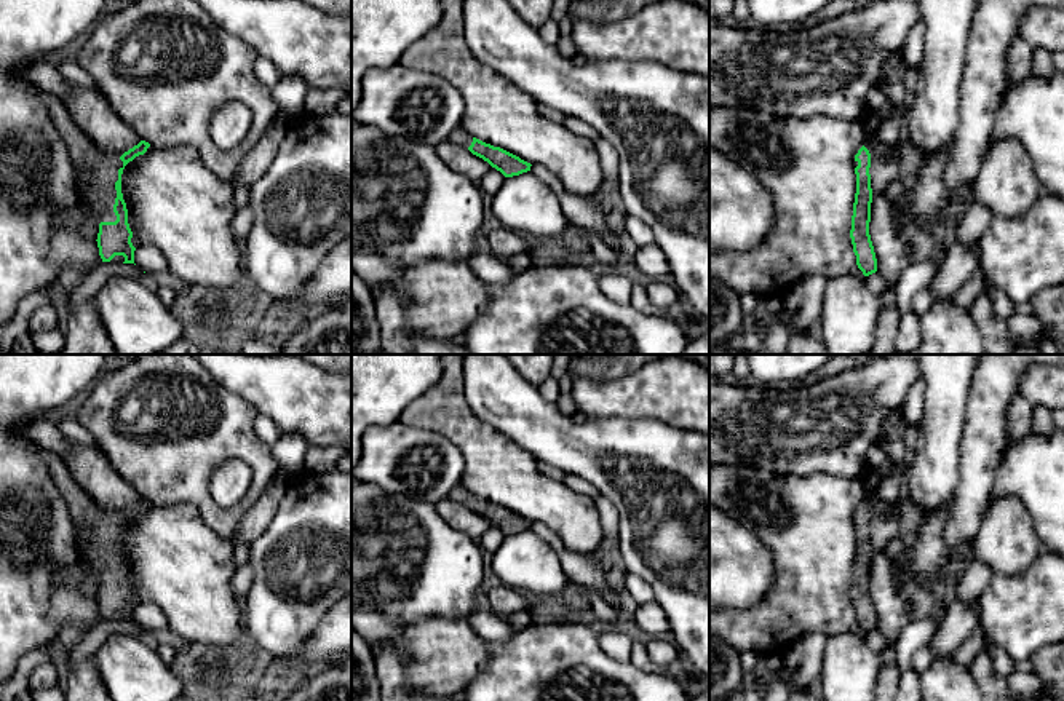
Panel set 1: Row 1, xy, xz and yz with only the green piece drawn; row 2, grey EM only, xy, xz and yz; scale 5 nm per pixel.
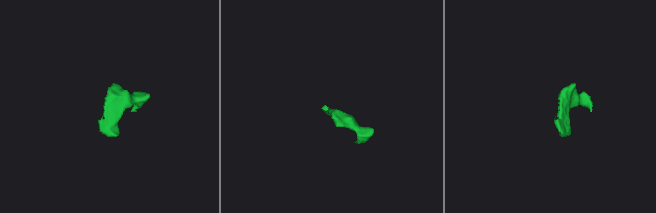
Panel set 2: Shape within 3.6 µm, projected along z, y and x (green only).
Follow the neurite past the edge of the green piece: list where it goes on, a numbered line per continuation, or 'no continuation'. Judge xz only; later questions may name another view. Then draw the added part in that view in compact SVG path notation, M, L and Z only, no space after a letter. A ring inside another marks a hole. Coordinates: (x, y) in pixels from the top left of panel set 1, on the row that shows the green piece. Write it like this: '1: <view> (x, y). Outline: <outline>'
1: xz (459, 136). Outline: M459 126L451 133L447 141L463 149L468 149L473 142L473 136Z

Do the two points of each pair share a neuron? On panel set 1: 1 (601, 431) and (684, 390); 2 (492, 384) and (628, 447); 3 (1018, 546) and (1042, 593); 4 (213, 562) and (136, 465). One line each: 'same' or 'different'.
1: different
2: same
3: different
4: different

